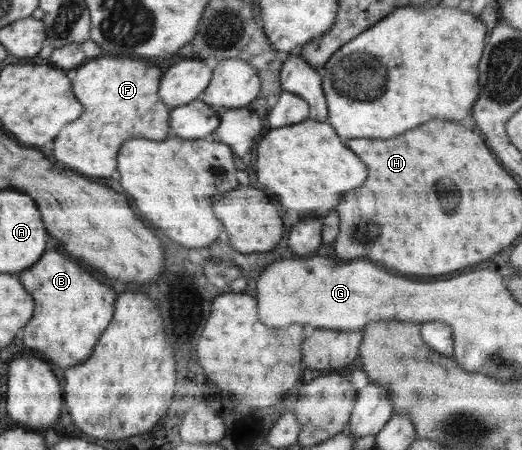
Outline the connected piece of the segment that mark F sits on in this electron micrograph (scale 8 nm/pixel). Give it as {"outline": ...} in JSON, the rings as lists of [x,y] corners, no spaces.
{"outline":[[[129,57],[90,59],[89,63],[81,65],[75,73],[73,93],[85,111],[57,135],[53,145],[55,159],[85,175],[109,177],[117,169],[115,159],[121,143],[135,137],[151,141],[167,138],[171,133],[170,109],[157,97],[161,77],[157,67],[133,61]]]}

